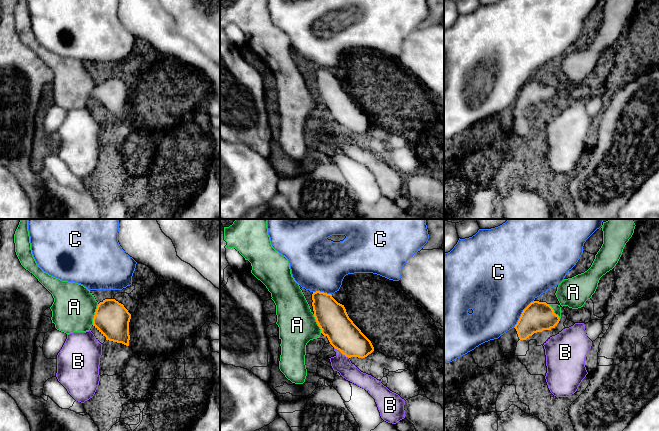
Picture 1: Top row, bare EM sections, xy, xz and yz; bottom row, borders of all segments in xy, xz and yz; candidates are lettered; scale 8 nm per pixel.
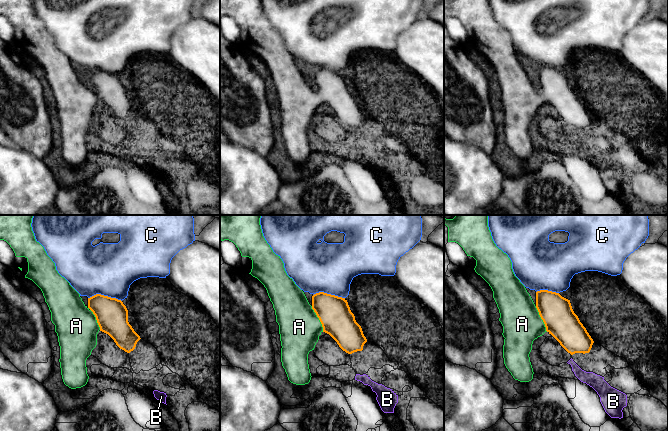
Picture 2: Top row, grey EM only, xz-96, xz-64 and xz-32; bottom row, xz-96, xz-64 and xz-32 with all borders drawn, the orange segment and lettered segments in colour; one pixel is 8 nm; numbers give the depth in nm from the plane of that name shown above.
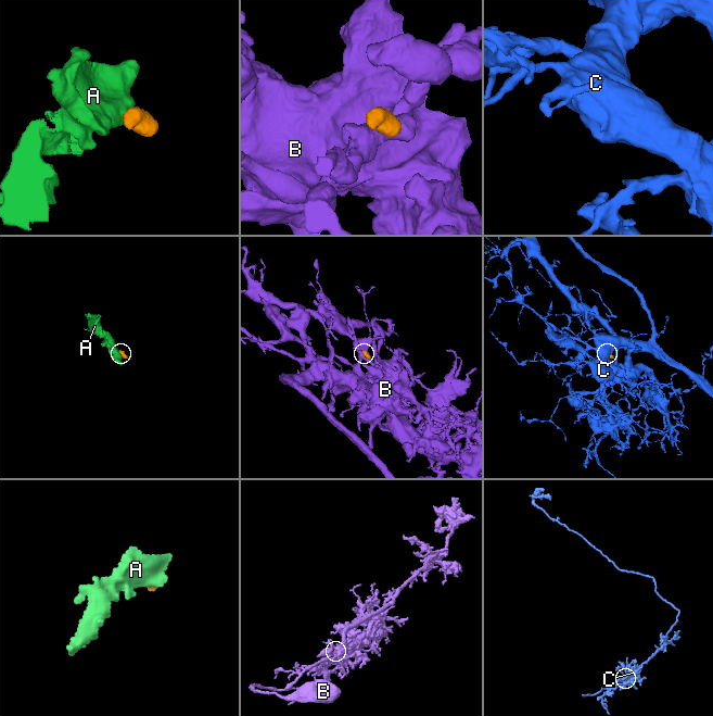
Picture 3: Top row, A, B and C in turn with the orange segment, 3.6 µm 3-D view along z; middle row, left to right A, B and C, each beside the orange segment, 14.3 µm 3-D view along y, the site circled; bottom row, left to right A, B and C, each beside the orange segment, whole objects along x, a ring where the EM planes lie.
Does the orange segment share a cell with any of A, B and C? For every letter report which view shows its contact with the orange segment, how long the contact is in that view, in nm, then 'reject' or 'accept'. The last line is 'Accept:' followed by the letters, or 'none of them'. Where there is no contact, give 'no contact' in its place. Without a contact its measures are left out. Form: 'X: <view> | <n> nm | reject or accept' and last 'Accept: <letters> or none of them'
A: xy | 180 nm | accept
B: xz | 150 nm | reject
C: yz | 280 nm | reject
Accept: A

